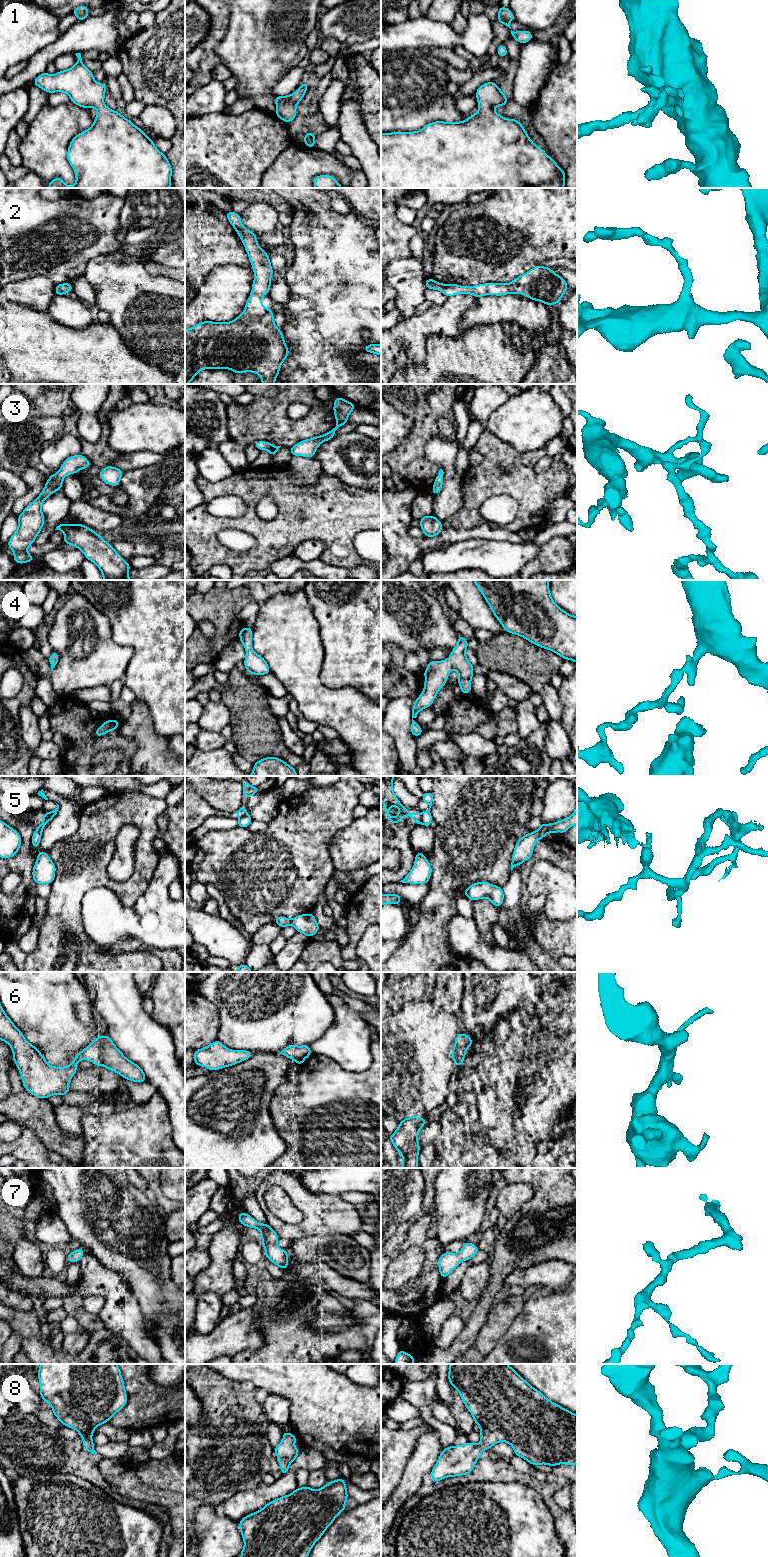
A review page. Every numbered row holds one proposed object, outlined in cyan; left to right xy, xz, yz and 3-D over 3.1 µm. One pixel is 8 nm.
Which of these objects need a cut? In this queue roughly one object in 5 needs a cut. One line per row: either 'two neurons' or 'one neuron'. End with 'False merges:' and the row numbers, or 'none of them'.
1: one neuron
2: one neuron
3: one neuron
4: one neuron
5: two neurons
6: one neuron
7: one neuron
8: one neuron
False merges: 5

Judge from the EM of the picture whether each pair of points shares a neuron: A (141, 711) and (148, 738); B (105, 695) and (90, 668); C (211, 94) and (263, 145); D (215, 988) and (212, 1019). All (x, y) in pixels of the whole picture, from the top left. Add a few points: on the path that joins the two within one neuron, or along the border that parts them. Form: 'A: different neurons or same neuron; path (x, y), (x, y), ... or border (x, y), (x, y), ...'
A: same neuron; path (141, 718), (142, 731)
B: different neurons; border (108, 685), (97, 685), (77, 690)
C: different neurons; border (221, 112), (206, 113), (198, 116)
D: different neurons; border (197, 991), (216, 1006), (219, 1025)

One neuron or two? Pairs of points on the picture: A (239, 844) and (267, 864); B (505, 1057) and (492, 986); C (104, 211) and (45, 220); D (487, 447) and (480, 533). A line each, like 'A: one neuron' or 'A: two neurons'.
A: one neuron
B: two neurons
C: one neuron
D: two neurons

